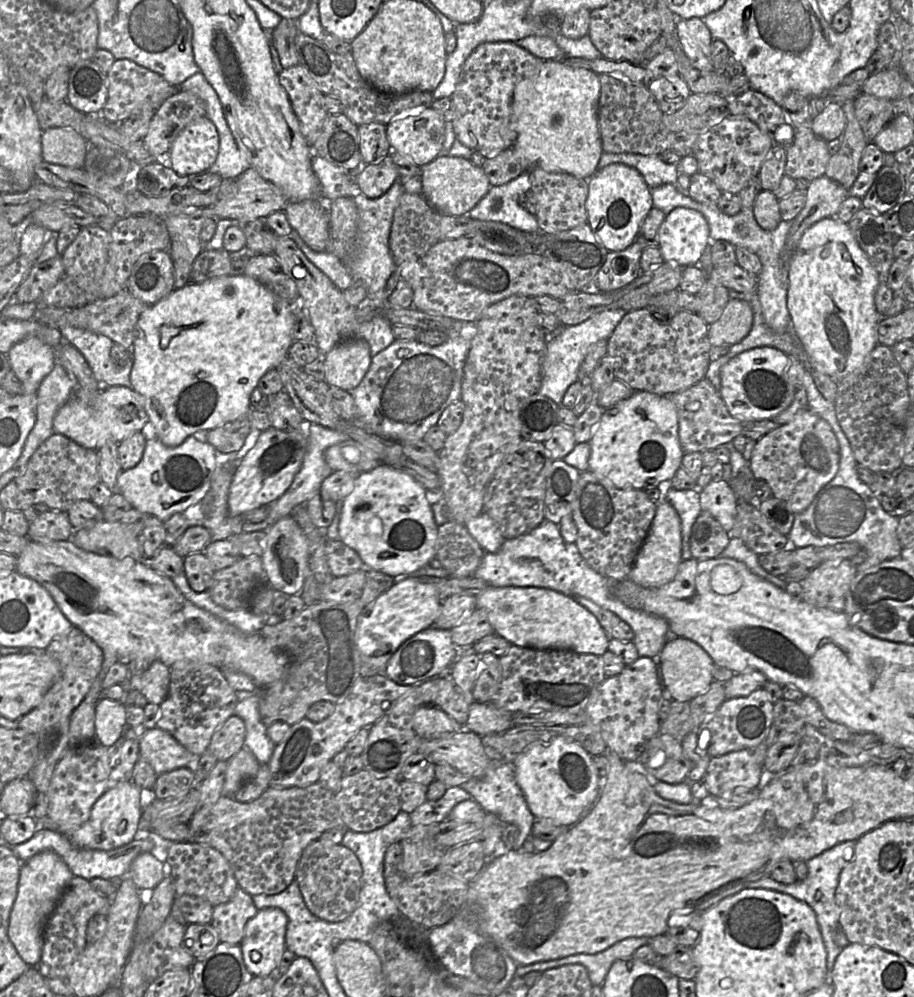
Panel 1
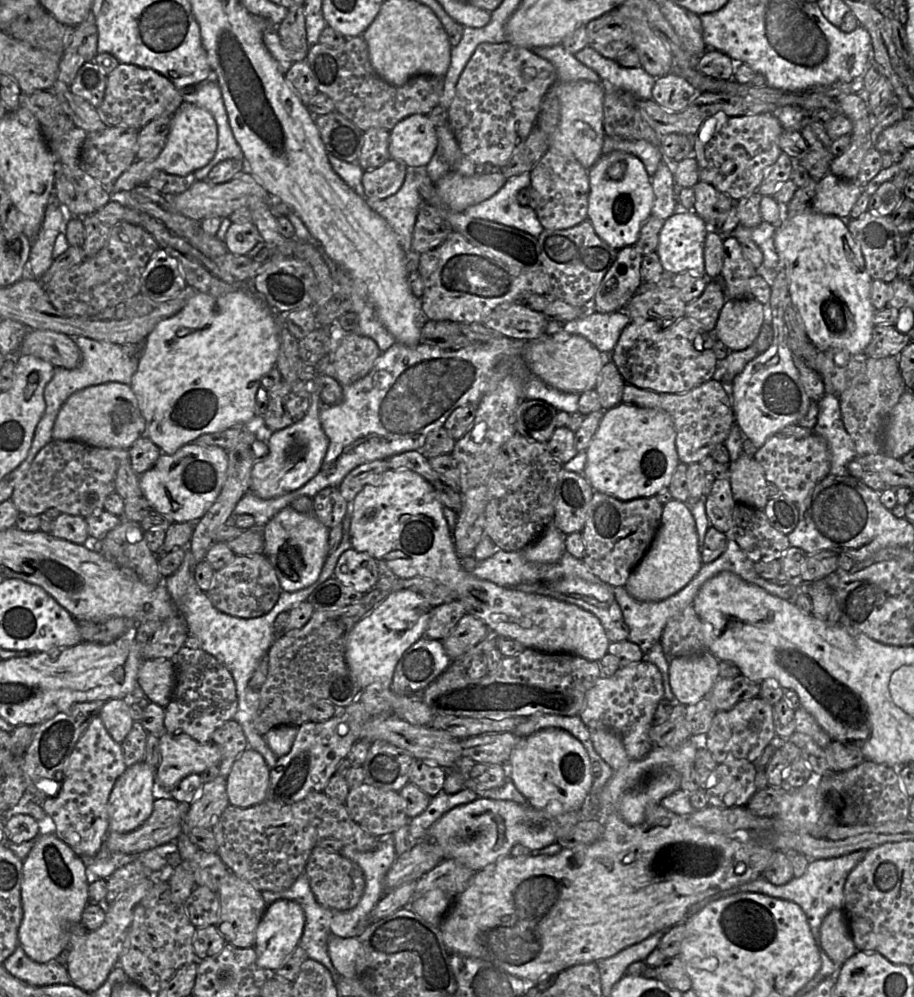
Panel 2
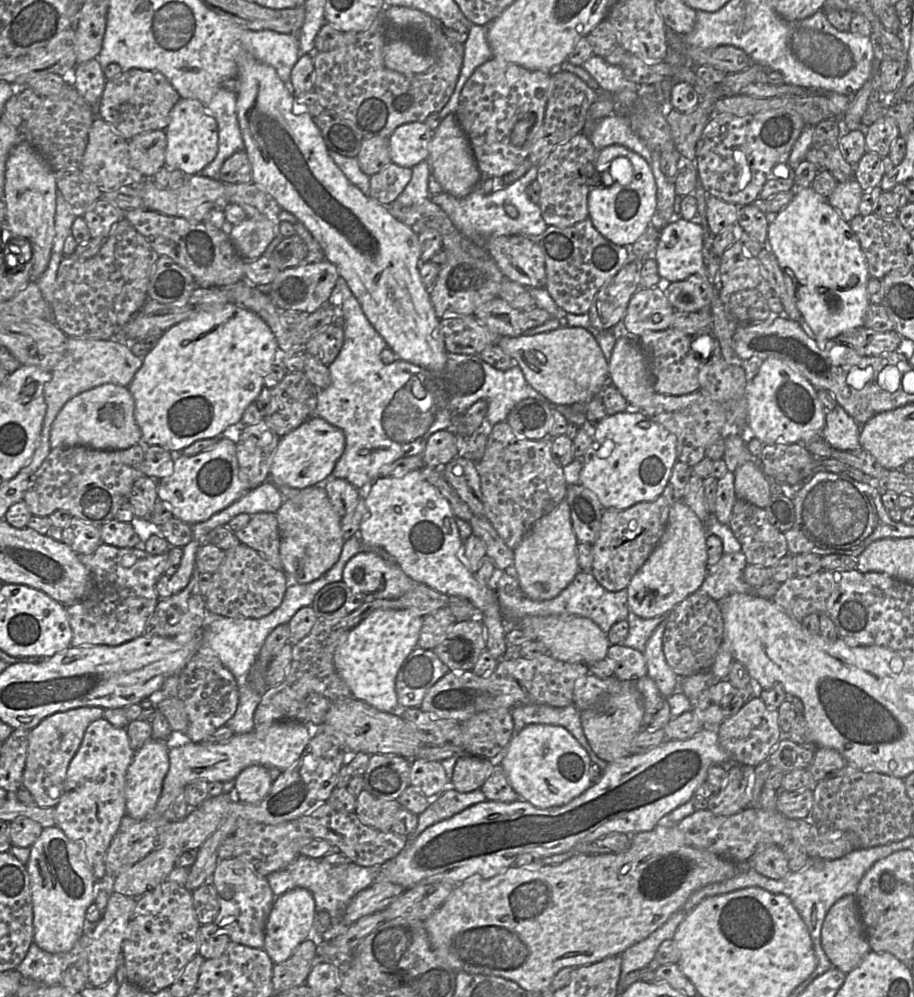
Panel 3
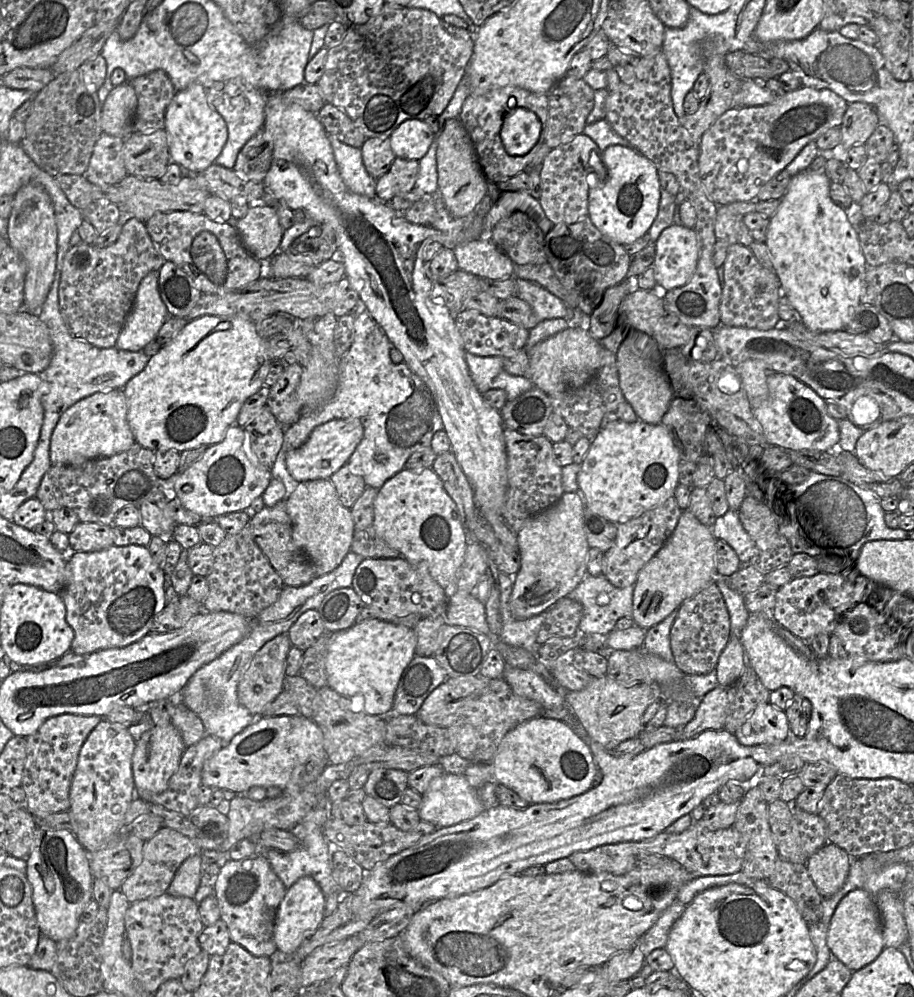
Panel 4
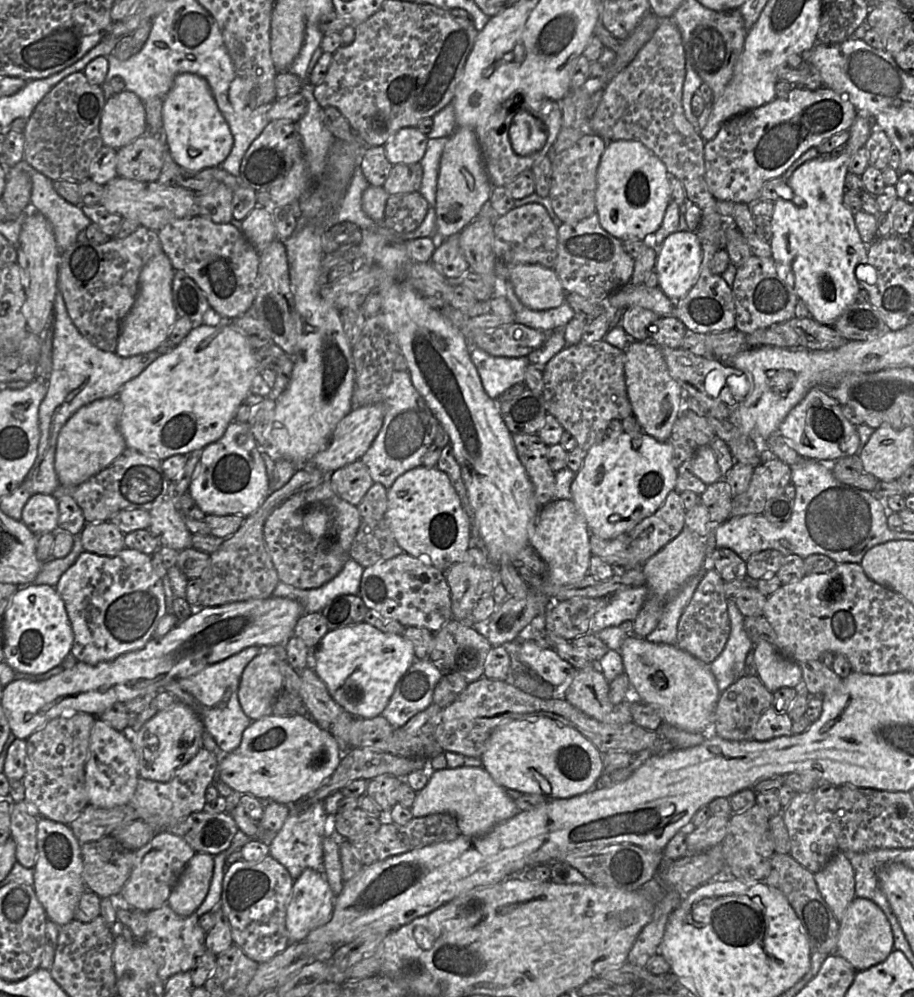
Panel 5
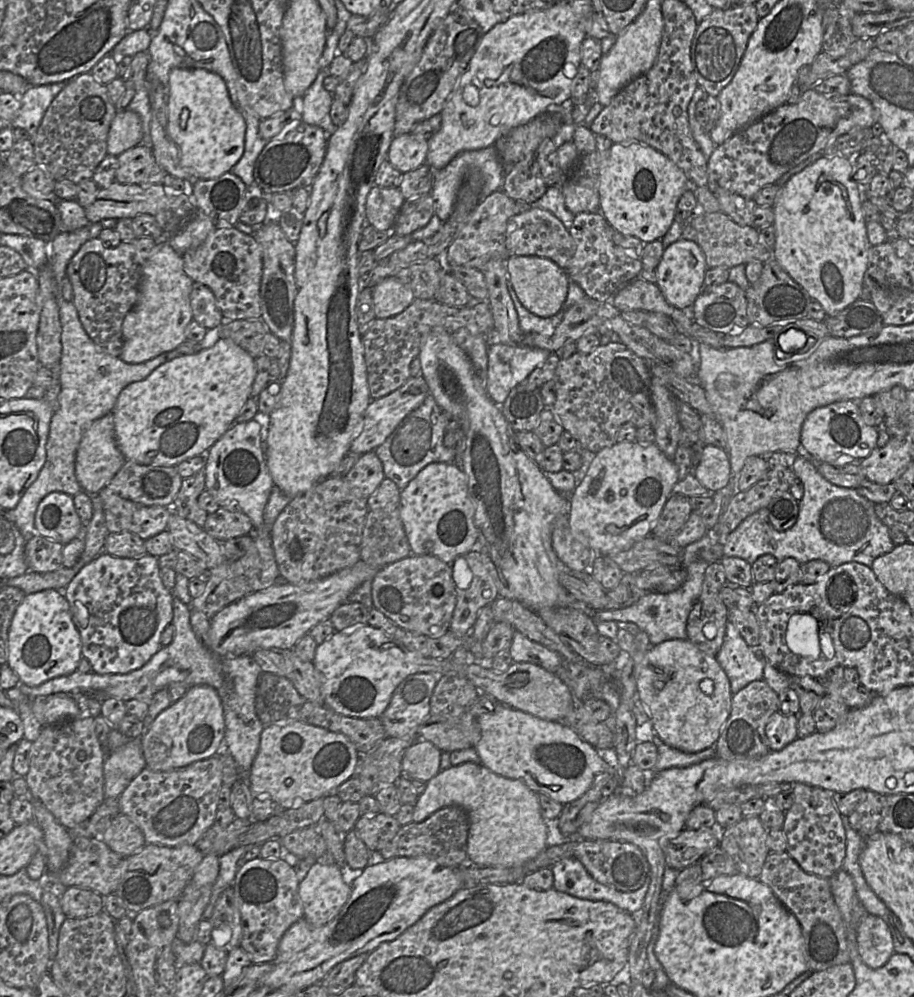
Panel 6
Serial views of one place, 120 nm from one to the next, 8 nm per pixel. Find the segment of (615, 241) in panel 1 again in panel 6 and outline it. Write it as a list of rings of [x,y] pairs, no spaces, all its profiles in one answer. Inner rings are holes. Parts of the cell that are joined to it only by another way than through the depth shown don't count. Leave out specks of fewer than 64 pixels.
[[[637,140],[613,143],[599,172],[599,212],[618,232],[652,242],[669,230],[681,195],[696,188],[674,162],[649,145]]]

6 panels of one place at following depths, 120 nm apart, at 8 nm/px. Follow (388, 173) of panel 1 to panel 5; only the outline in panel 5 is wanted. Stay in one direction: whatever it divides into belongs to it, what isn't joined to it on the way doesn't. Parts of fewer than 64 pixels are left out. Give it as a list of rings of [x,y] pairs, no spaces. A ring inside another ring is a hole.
[[[420,163],[395,164],[382,187],[389,195],[418,192],[422,175]]]

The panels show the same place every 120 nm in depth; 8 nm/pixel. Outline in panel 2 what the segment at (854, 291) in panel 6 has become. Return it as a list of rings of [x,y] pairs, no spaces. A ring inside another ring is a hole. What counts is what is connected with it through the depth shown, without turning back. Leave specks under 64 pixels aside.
[[[809,208],[788,217],[777,227],[774,244],[786,267],[792,304],[816,349],[845,349],[851,355],[864,355],[875,326],[871,302],[873,279],[847,222],[849,219],[820,214]]]

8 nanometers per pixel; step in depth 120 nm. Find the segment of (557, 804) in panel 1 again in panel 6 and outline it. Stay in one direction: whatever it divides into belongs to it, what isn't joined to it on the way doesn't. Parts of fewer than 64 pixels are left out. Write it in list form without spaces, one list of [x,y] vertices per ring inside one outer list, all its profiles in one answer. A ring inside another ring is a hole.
[[[502,703],[497,704],[494,711],[479,716],[477,722],[479,739],[473,748],[481,764],[500,776],[520,780],[537,794],[547,795],[563,805],[580,798],[590,788],[595,776],[609,768],[601,752],[561,722],[544,720]]]

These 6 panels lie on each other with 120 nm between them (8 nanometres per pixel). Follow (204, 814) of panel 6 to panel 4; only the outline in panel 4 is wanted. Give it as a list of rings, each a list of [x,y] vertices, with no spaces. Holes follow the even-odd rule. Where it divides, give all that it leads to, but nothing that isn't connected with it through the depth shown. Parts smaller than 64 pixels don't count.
[[[207,734],[198,743],[187,747],[167,789],[151,797],[149,802],[188,815],[198,806],[197,795],[199,787],[203,785],[202,771],[205,763],[223,746],[219,738]]]

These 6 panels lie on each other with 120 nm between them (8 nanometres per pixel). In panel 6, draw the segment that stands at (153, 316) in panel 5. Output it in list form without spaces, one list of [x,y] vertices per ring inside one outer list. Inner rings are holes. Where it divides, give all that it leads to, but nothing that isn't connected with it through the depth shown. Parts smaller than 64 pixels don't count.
[[[168,237],[156,242],[145,261],[138,298],[122,323],[123,347],[119,358],[130,364],[149,361],[177,348],[185,341],[185,330],[193,321],[190,293],[193,281],[184,271],[184,262],[168,243]]]

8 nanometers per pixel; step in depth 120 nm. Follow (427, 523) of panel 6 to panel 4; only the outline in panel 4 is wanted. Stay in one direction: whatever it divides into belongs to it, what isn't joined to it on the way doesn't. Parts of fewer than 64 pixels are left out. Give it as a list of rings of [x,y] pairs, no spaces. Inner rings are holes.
[[[431,469],[406,470],[398,472],[378,489],[374,500],[374,519],[372,526],[377,535],[410,564],[425,562],[430,575],[445,590],[447,597],[456,590],[456,579],[464,561],[468,544],[468,531],[462,522],[456,504],[445,491],[439,476]]]

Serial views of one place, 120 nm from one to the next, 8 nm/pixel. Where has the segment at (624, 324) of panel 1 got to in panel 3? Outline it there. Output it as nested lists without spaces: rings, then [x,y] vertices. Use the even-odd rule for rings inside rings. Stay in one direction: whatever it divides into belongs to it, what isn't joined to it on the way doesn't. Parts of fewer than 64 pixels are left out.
[[[669,327],[662,331],[646,331],[637,338],[647,356],[656,393],[681,396],[700,389],[699,372],[702,354],[691,349],[691,337]]]

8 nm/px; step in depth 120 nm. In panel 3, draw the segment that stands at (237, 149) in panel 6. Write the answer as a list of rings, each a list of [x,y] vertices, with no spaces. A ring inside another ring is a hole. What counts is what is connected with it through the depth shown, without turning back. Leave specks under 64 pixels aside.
[[[183,99],[173,107],[166,133],[165,166],[169,170],[180,170],[186,175],[201,174],[218,151],[218,125],[207,108],[195,99]]]

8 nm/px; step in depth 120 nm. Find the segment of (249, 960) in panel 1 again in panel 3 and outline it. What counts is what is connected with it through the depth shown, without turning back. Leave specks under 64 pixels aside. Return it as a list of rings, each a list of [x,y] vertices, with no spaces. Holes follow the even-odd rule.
[[[294,888],[275,898],[266,923],[263,947],[274,964],[290,958],[300,943],[311,937],[316,912],[313,895],[305,888]]]

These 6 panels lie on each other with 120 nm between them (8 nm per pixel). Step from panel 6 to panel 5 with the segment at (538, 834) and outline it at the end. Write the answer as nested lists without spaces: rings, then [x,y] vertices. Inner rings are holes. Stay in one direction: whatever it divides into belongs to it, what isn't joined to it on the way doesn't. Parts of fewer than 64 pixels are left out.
[[[458,767],[432,771],[428,783],[421,791],[417,792],[410,809],[414,818],[449,813],[456,818],[460,834],[467,837],[485,835],[496,824],[511,818],[519,811],[514,799],[507,794],[506,789],[498,785],[483,767]]]

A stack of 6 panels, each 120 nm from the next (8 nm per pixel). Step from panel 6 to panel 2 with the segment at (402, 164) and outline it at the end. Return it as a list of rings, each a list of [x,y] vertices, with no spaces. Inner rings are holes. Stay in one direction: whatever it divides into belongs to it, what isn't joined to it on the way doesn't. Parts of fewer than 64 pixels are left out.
[[[413,114],[400,120],[389,131],[389,155],[407,168],[425,167],[437,148],[436,127],[427,115]]]

